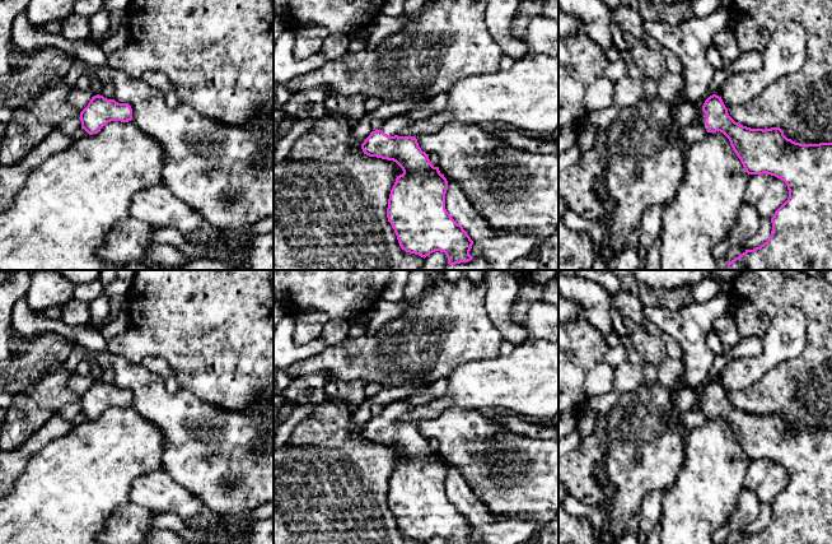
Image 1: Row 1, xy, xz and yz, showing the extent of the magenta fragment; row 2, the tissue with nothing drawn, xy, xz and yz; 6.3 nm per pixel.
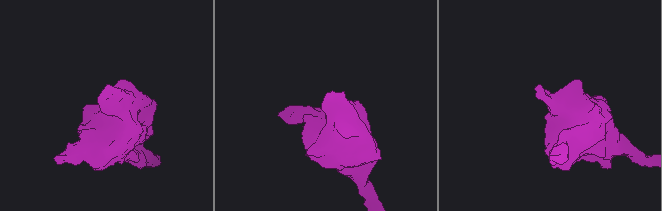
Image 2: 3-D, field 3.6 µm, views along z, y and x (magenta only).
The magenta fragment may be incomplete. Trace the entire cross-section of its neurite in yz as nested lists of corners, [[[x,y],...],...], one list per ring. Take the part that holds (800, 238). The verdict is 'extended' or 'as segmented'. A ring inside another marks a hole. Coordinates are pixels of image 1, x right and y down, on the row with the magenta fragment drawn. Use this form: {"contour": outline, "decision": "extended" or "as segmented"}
{"contour": [[[712,94],[710,96],[700,113],[700,124],[705,127],[707,132],[723,132],[730,141],[733,150],[735,152],[737,157],[740,159],[745,172],[748,175],[771,175],[781,181],[784,181],[789,190],[787,200],[775,211],[773,217],[771,218],[772,231],[771,237],[759,247],[753,250],[745,250],[742,255],[735,257],[734,260],[729,261],[728,270],[832,270],[832,143],[819,143],[819,144],[800,144],[795,143],[791,139],[787,139],[784,135],[784,131],[780,127],[771,127],[771,129],[751,129],[735,122],[728,113],[728,108],[725,107],[721,97]]], "decision": "extended"}

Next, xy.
{"contour": [[[99,94],[92,97],[80,112],[81,129],[89,135],[99,132],[111,121],[128,122],[131,120],[132,108],[128,103],[118,103]]], "decision": "as segmented"}

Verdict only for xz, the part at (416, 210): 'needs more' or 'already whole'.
needs more

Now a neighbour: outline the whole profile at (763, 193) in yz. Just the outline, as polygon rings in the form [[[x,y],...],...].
[[[767,173],[749,175],[743,204],[752,206],[761,218],[772,218],[787,197],[787,186],[780,178]]]

